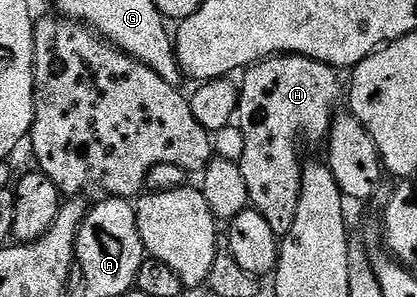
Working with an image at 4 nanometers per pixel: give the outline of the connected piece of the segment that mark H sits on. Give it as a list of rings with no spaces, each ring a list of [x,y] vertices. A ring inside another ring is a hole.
[[[279,55],[268,57],[251,65],[241,74],[236,124],[244,135],[244,155],[241,159],[244,184],[248,187],[250,205],[272,226],[279,239],[292,231],[292,219],[296,219],[296,203],[300,203],[303,162],[298,161],[298,136],[325,138],[335,119],[338,100],[343,100],[344,85],[338,82],[339,70],[307,57]]]

